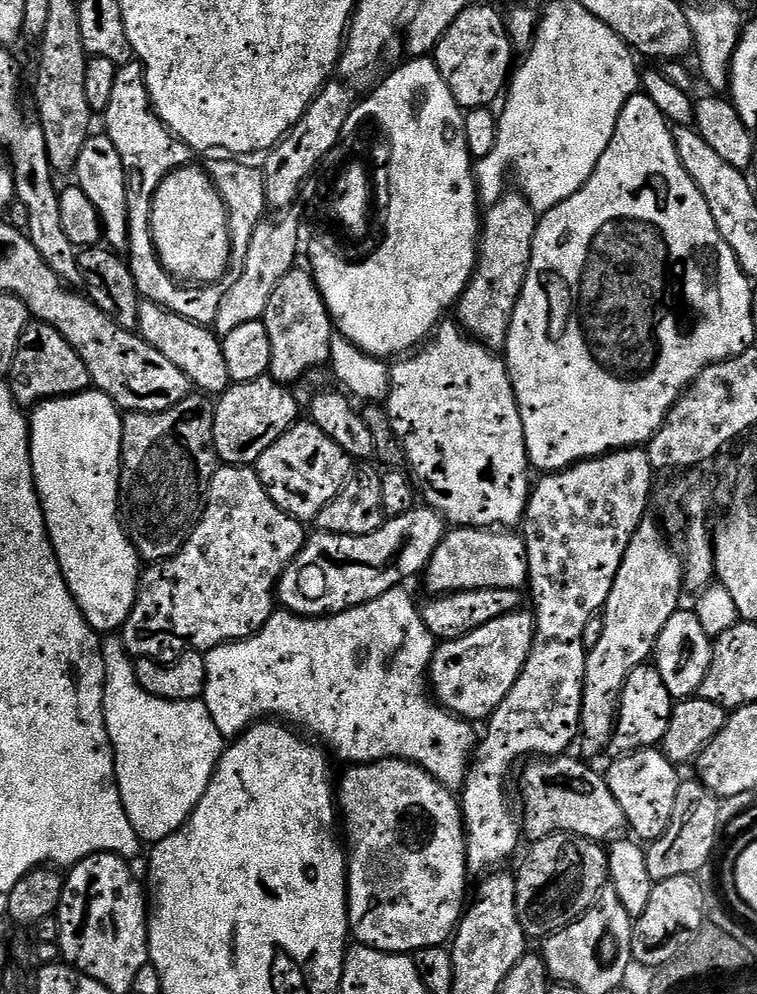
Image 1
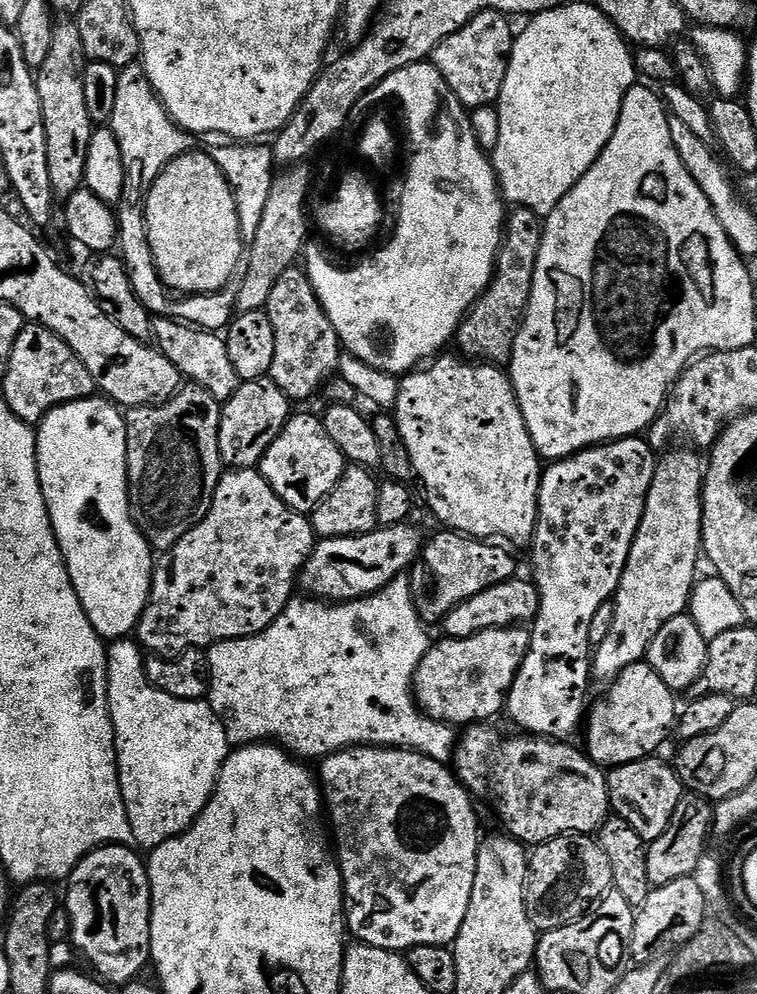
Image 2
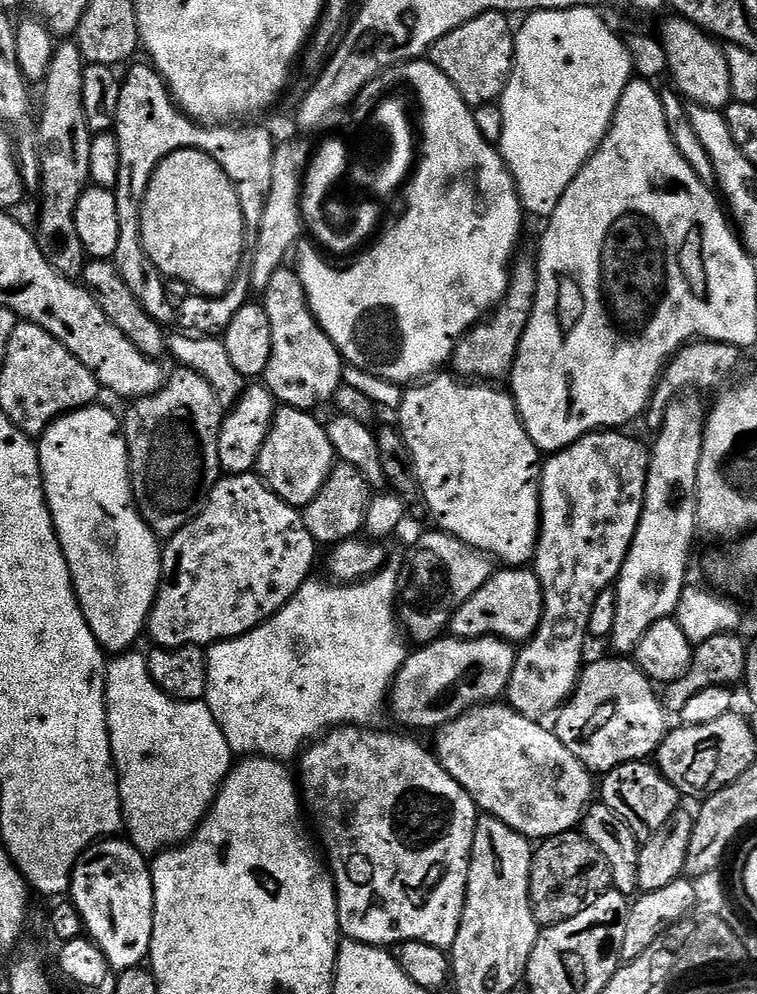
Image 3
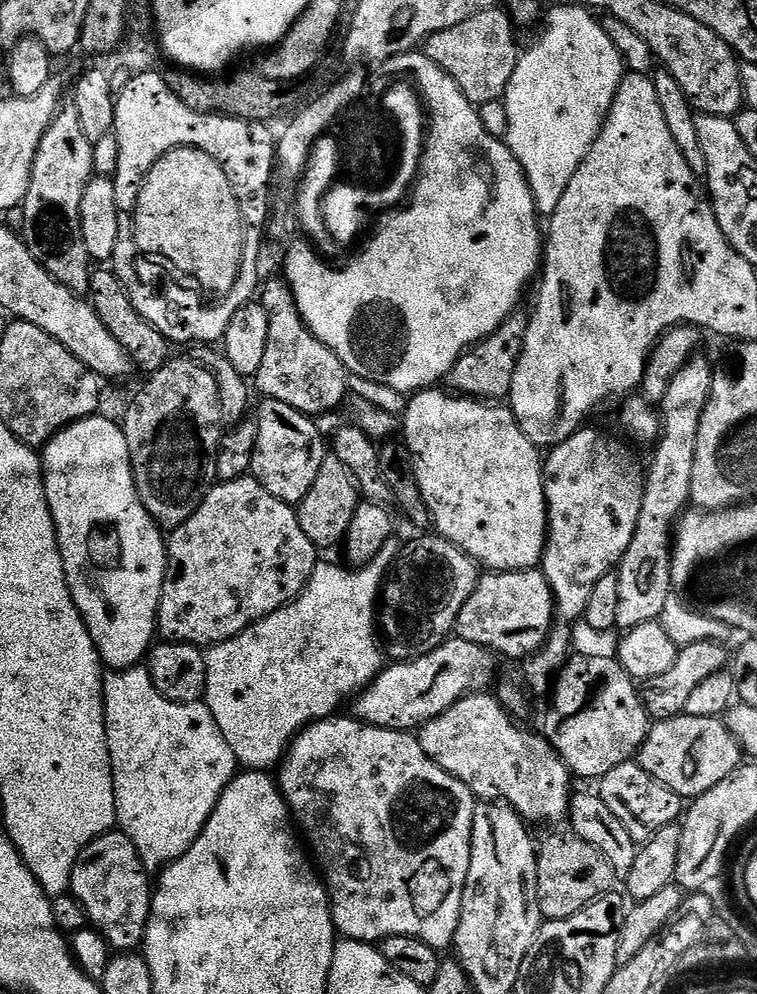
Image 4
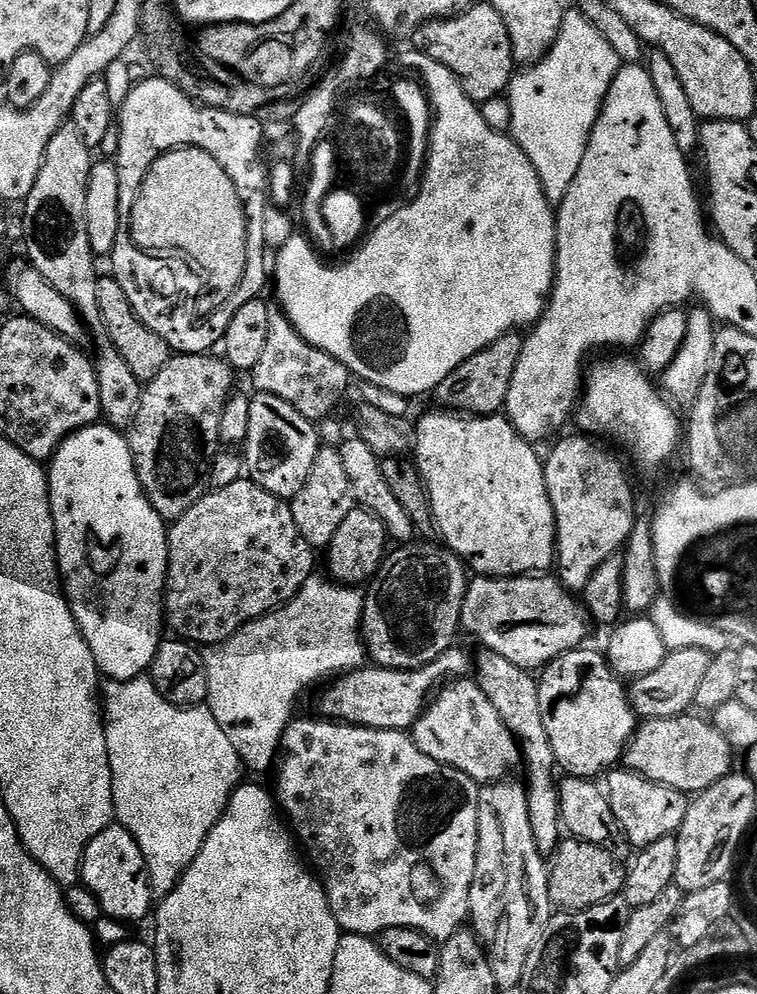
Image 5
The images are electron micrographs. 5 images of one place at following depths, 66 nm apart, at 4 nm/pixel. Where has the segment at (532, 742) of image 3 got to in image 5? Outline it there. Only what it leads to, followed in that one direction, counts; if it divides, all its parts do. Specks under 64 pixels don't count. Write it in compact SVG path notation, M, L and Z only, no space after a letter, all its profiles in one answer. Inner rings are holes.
M472 678L445 684L424 709L410 735L422 754L454 770L462 770L481 786L497 783L507 773L504 772L507 768L515 764L517 767L522 760L521 745L517 744L512 732L506 730L506 722L498 718L498 710L494 710L490 698L482 694Z

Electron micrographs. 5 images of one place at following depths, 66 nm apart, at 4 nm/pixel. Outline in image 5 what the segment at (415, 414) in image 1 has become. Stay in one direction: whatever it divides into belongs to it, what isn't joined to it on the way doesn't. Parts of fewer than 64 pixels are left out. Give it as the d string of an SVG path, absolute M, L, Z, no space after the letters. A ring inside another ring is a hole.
M451 410L428 412L415 421L414 463L424 479L440 540L481 576L544 574L556 564L556 518L546 490L542 458L503 415L465 419Z

